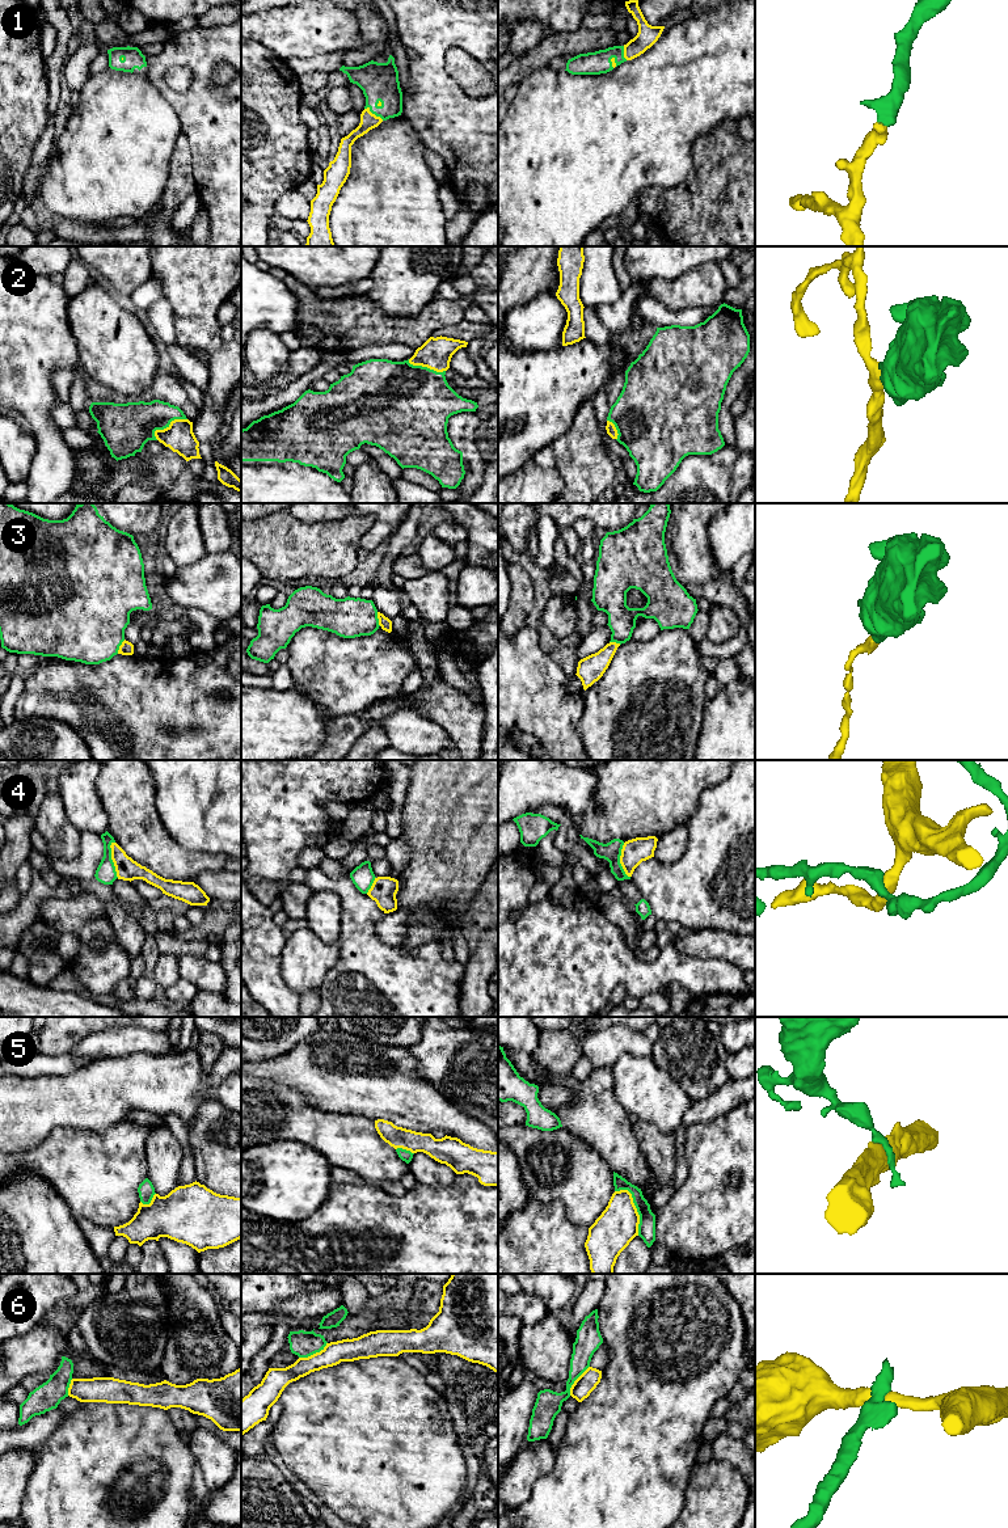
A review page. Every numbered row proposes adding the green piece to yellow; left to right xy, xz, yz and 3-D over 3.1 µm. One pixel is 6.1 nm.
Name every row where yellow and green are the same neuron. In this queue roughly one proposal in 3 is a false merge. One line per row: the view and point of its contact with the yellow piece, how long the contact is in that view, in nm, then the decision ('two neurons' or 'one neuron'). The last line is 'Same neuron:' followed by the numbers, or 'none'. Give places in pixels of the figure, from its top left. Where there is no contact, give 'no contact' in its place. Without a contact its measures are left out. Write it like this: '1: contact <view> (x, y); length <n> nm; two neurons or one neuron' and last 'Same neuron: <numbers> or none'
1: contact xz (374, 114); length 140 nm; one neuron
2: contact xy (167, 427); length 240 nm; one neuron
3: contact xy (119, 646); length 100 nm; two neurons
4: contact xy (112, 859); length 220 nm; two neurons
5: contact yz (635, 1207); length 320 nm; two neurons
6: contact xz (313, 1354); length 200 nm; two neurons
Same neuron: 1, 2

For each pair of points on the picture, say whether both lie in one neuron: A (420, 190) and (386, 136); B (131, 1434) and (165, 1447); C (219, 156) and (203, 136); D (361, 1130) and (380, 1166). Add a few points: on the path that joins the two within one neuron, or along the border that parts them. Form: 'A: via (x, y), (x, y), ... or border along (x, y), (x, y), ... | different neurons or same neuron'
A: via (407, 177), (391, 161), (391, 150) | same neuron
B: via (139, 1442), (144, 1447), (157, 1447) | same neuron
C: via (218, 151), (209, 142) | same neuron
D: via (361, 1139), (361, 1147), (371, 1157) | same neuron

